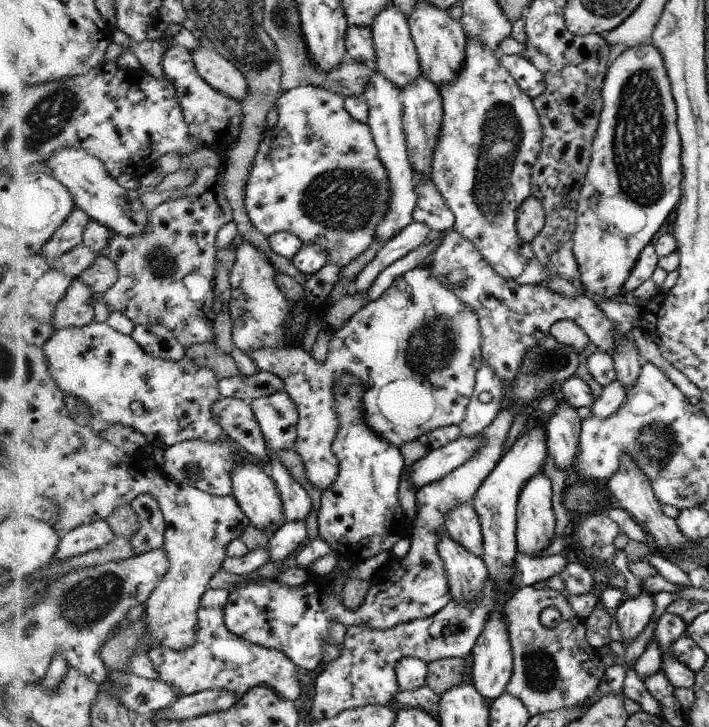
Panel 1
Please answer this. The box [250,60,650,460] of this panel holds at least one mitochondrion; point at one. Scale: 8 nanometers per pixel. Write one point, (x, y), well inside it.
(344, 198)

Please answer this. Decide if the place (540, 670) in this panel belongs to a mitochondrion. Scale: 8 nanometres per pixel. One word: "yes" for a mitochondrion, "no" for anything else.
yes

